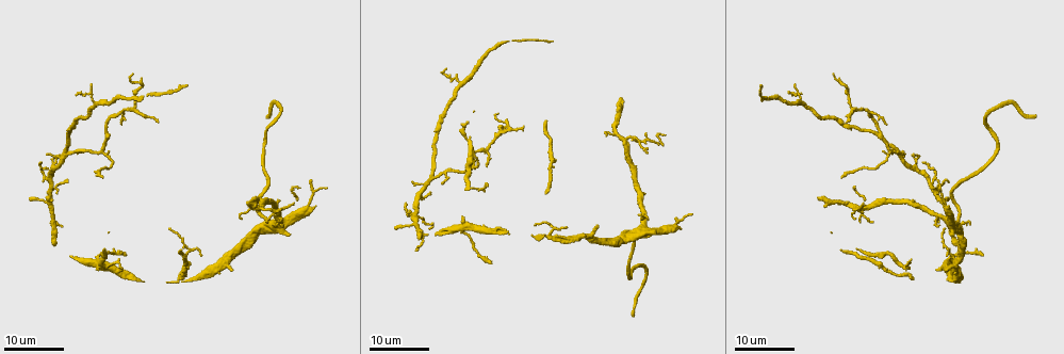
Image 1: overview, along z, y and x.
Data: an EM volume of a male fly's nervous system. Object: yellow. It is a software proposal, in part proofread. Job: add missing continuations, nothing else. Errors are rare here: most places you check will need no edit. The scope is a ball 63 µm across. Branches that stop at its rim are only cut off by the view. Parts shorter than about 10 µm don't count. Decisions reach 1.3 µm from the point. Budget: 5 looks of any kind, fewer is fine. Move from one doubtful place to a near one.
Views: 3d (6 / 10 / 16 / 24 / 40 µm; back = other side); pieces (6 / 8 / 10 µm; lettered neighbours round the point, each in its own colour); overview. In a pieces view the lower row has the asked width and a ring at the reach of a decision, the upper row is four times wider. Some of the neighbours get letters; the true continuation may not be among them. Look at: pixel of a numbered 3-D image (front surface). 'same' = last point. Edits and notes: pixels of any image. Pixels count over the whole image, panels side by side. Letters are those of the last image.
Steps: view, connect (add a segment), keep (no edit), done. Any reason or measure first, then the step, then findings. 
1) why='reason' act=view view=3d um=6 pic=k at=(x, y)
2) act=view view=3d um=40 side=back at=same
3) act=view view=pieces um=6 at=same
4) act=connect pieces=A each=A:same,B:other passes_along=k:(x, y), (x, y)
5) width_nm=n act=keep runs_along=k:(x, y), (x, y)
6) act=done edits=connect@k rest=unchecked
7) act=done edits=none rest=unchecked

why='free end' act=view view=3d um=16 pic=1 at=(100, 176)

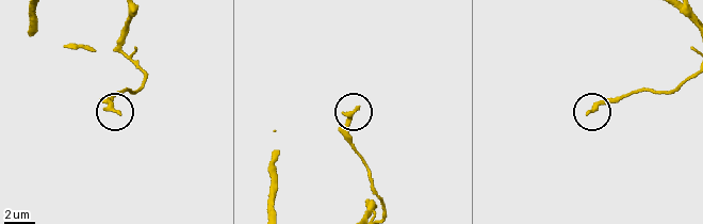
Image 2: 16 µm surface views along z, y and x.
act=view view=pieces um=6 pic=2 at=(589, 113)

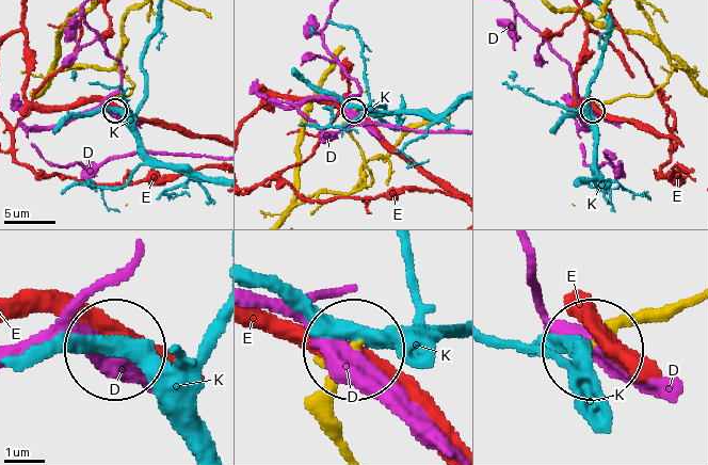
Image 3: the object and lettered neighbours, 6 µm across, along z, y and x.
act=keep each=D:other,E:other,K:other runs_along=3:(346, 446), (328, 384), (346, 357) found='no lettered segment goes on from it'

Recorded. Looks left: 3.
why='tapers out' act=view view=3d um=16 pic=1 at=(923, 162)

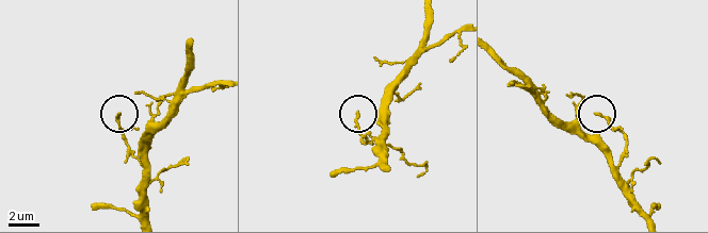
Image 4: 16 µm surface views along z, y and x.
act=view view=pieces um=8 pic=4 at=(357, 115)

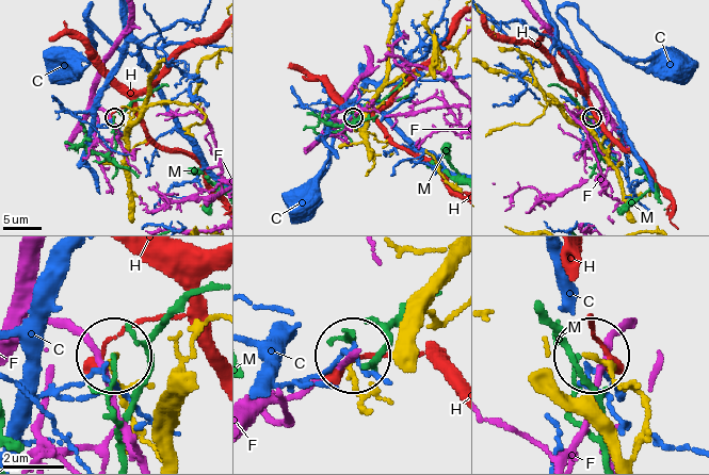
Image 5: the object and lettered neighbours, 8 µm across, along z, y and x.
act=keep each=C:other,F:other,H:other,M:other found='no lettered segment goes on from it'

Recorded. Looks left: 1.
act=done edits=none rest=unchecked

